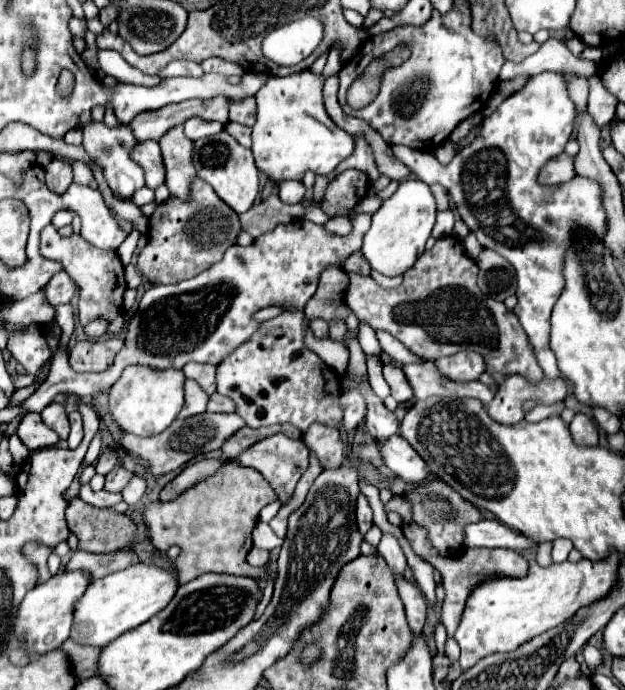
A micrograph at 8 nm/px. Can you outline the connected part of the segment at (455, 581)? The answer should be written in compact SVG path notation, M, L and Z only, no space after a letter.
M395 495L389 503L387 503L387 511L395 511L403 517L403 533L405 537L411 541L411 547L413 551L423 557L425 561L429 561L433 567L437 567L437 571L441 573L443 577L443 587L445 587L445 599L443 599L443 607L441 607L441 623L445 625L447 629L447 637L453 637L457 627L459 627L459 621L461 621L461 615L465 611L465 603L467 603L467 597L471 595L471 591L475 587L479 587L481 583L489 581L489 579L495 579L495 577L511 577L511 579L521 579L527 575L527 569L529 569L529 563L513 549L481 549L481 547L475 547L475 549L467 549L459 555L459 559L441 559L441 555L437 555L437 551L433 551L433 547L429 547L429 543L425 543L425 531L421 531L421 527L417 527L409 515L411 515L411 507L409 507L409 501Z

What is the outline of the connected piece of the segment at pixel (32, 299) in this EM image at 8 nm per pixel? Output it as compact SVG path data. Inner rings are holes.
M39 289L37 293L21 301L15 301L13 307L5 313L5 321L17 323L17 325L25 325L25 323L49 325L53 323L53 317L55 317L55 307L47 303L43 289Z

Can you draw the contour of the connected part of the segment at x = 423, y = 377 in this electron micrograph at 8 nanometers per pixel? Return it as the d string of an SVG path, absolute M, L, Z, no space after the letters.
M421 359L417 363L409 363L403 367L403 373L415 393L417 399L427 399L427 397L451 397L451 399L479 399L485 405L493 399L493 393L487 385L483 385L481 381L469 381L469 383L461 383L461 381L453 381L449 377L445 377L435 361L431 359Z

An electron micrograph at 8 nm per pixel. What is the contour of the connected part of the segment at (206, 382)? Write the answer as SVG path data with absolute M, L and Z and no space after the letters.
M187 363L183 367L183 373L187 375L187 379L195 379L209 395L215 393L217 365L209 365L209 363Z

